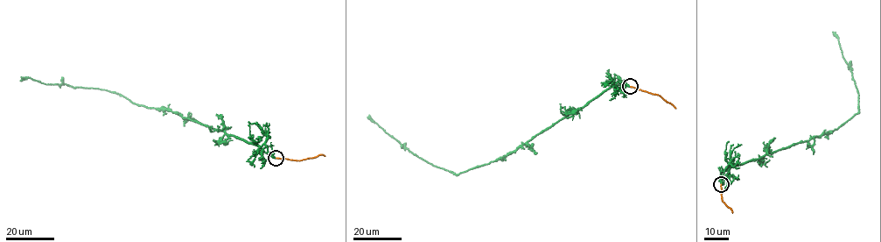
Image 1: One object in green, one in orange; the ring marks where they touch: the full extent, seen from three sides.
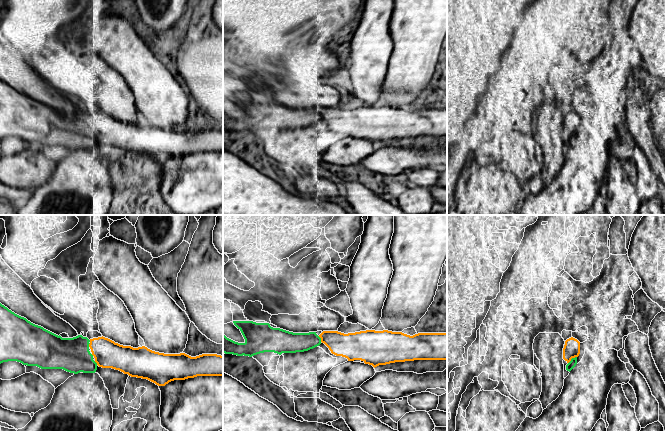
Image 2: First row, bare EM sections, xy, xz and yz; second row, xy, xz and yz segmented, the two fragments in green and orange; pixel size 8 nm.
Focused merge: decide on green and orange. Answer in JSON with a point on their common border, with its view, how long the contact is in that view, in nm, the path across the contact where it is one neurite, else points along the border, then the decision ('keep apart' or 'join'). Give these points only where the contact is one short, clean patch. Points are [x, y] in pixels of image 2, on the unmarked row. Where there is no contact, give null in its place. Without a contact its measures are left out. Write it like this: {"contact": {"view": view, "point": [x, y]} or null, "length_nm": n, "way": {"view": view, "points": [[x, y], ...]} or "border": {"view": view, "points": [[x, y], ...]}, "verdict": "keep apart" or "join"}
{"contact": {"view": "yz", "point": [571, 135]}, "length_nm": 90, "verdict": "join"}

